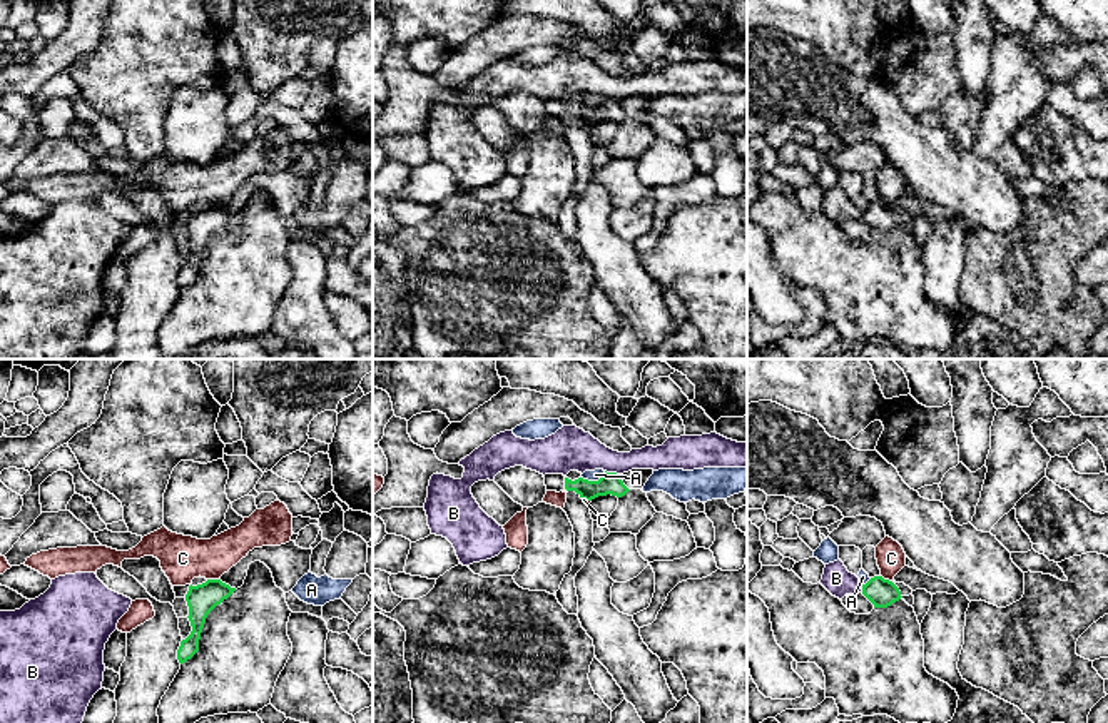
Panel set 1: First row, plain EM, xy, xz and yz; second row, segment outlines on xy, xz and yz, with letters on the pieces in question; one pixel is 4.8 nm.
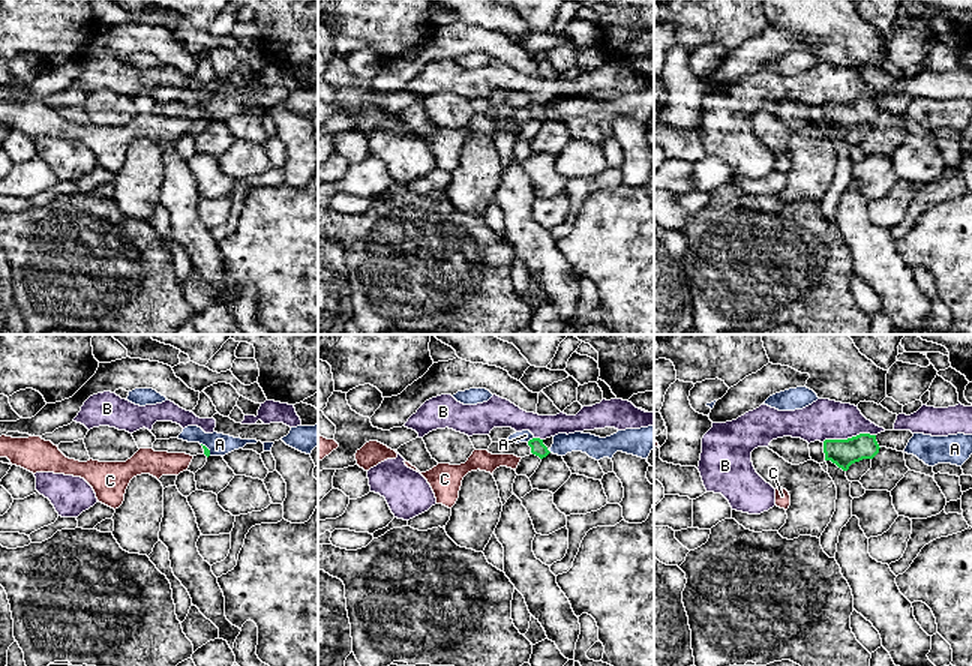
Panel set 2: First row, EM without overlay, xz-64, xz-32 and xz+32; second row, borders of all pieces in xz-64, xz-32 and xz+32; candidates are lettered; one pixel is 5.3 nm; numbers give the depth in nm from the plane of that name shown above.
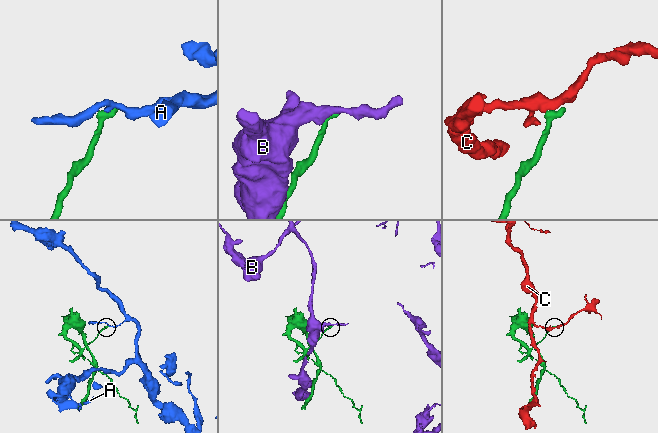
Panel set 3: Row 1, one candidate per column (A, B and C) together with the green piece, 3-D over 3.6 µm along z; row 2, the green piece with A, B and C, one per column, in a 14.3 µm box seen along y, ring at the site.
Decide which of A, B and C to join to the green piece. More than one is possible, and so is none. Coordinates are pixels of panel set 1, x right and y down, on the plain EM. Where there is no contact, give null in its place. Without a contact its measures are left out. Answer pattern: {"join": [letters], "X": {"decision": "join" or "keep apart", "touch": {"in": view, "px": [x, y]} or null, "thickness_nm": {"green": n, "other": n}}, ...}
{"join": [], "A": {"decision": "keep apart", "touch": {"in": "xz", "px": [594, 107]}, "thickness_nm": {"green": 110, "other": 50}}, "B": {"decision": "keep apart", "touch": {"in": "xz", "px": [612, 99]}, "thickness_nm": {"green": 110, "other": 220}}, "C": {"decision": "keep apart", "touch": {"in": "xy", "px": [213, 206]}, "thickness_nm": {"green": 140, "other": 220}}}

